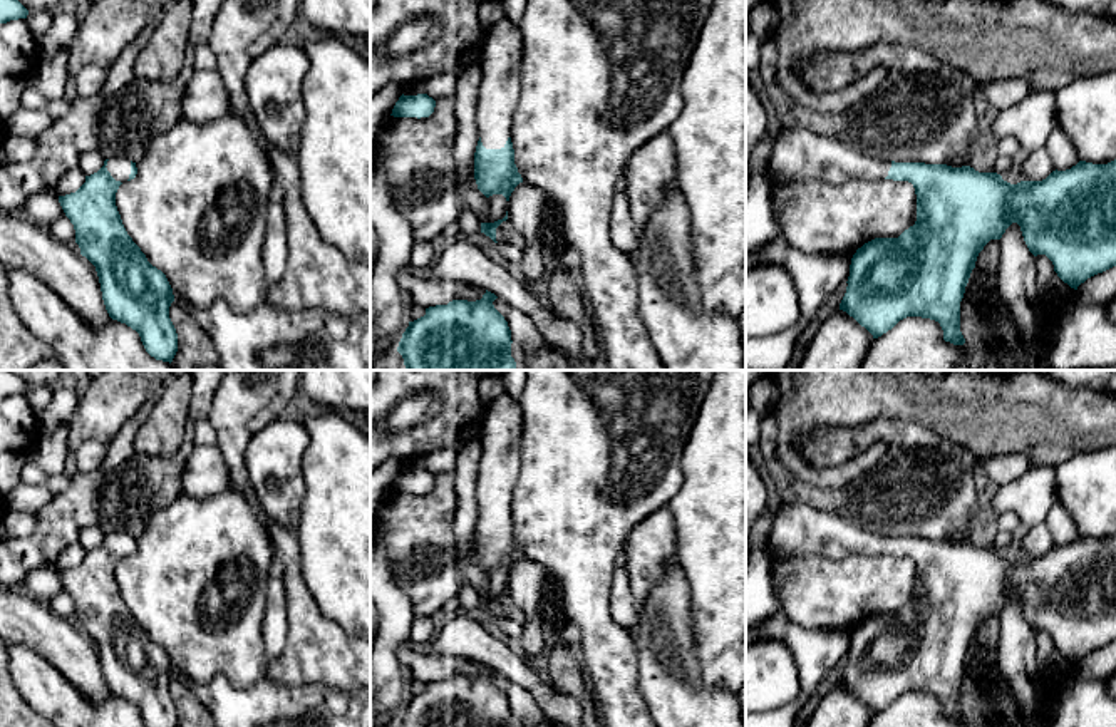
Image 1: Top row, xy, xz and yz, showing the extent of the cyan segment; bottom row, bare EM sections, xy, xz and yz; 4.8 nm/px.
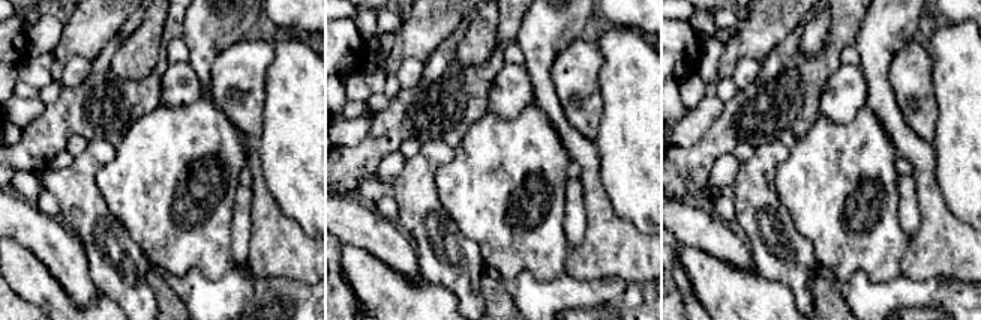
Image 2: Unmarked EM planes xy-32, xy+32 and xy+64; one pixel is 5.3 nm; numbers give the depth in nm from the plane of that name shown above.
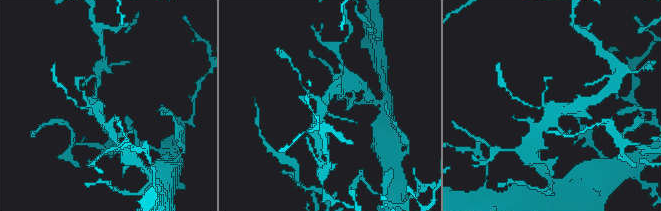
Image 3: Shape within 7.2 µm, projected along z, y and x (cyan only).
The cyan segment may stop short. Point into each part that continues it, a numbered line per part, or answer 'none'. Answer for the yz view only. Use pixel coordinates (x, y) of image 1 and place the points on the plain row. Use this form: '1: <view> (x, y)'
1: yz (800, 530)

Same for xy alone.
1: xy (119, 543)

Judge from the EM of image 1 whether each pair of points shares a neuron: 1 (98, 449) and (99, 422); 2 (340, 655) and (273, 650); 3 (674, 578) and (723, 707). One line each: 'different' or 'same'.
1: different
2: different
3: same

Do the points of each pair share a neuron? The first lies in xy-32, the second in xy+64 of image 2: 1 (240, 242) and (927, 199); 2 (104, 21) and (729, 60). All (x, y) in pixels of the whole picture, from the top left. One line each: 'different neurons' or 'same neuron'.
1: different neurons
2: same neuron

